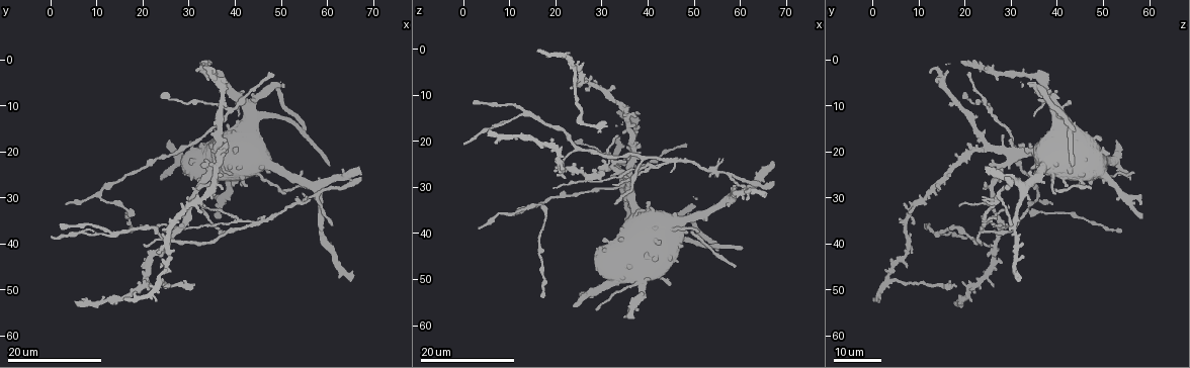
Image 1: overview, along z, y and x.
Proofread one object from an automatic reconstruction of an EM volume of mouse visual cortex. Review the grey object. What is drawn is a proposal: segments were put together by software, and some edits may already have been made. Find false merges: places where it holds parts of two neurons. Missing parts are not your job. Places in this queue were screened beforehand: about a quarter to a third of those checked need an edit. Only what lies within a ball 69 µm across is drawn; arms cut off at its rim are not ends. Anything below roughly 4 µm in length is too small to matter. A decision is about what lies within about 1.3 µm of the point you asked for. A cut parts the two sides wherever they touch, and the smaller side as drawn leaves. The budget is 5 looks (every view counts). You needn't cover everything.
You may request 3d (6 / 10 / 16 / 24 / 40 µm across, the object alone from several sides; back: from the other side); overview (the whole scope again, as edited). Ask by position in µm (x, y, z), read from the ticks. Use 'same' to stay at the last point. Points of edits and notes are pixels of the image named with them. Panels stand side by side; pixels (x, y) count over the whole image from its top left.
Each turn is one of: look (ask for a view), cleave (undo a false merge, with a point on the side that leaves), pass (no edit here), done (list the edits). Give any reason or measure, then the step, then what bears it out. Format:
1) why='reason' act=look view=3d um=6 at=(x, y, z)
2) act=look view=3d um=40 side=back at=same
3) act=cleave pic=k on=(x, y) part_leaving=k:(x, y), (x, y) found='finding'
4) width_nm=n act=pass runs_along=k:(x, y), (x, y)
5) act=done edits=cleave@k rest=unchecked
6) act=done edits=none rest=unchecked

why='a fork' act=look view=3d um=16 at=(57.5, 29.5, 27.5)

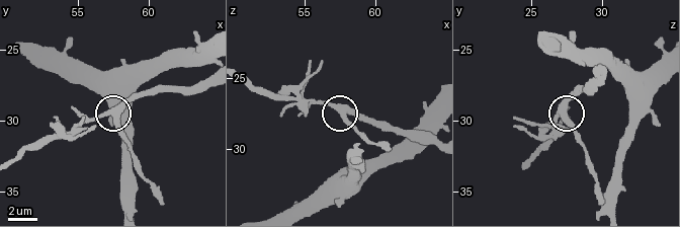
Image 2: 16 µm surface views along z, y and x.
act=look view=3d um=6 at=(57.8, 29.8, 27.4)

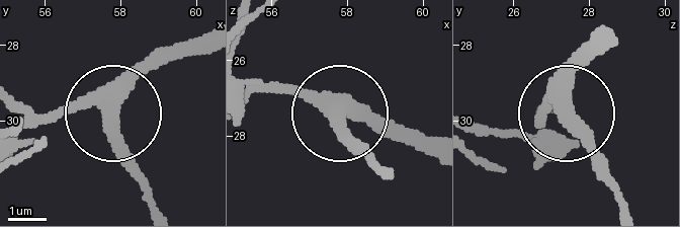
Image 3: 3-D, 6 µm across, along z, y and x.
arms=3 act=pass runs_along=3:(202, 40), (154, 66), (118, 104), (115, 143), (141, 178) found='all the same neuron'

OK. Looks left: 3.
why='four or more arms meet' act=look view=3d um=16 at=(40.5, 34.0, 25.0)

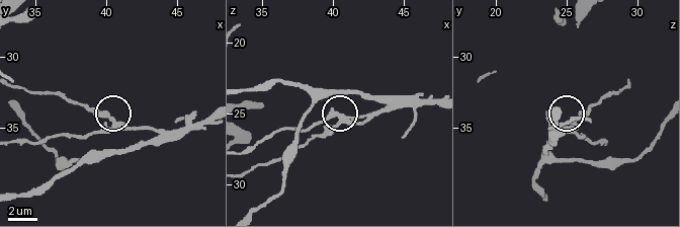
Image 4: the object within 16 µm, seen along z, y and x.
act=look view=3d um=6 at=(40.6, 34.6, 25.6)

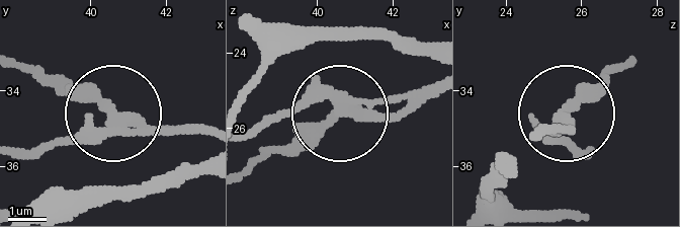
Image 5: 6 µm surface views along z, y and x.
act=pass runs_along=5:(20, 145), (49, 145), (110, 120), (49, 74), (23, 68) found='one neuron here'

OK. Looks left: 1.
act=done edits=none rest=unchecked

